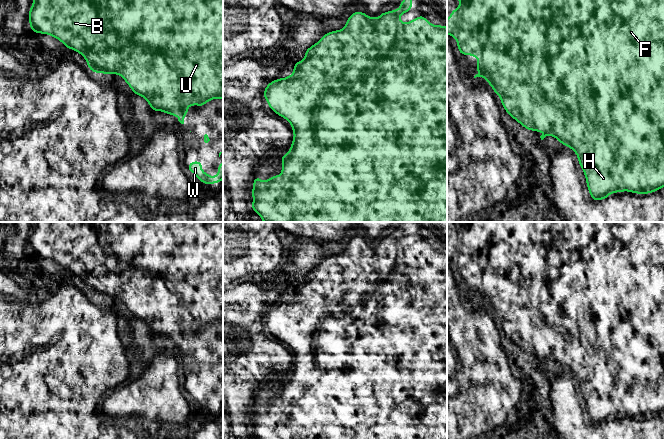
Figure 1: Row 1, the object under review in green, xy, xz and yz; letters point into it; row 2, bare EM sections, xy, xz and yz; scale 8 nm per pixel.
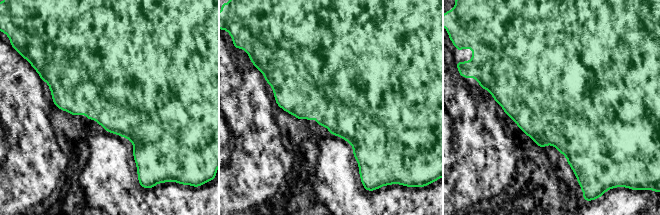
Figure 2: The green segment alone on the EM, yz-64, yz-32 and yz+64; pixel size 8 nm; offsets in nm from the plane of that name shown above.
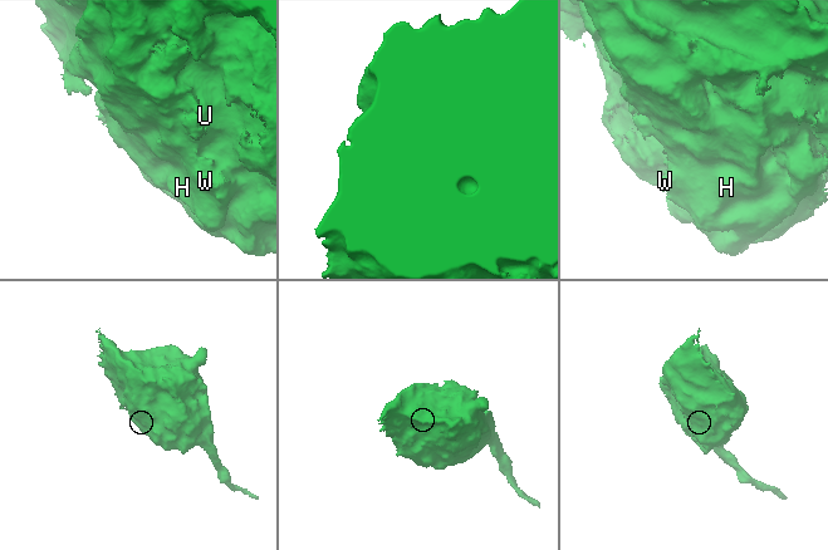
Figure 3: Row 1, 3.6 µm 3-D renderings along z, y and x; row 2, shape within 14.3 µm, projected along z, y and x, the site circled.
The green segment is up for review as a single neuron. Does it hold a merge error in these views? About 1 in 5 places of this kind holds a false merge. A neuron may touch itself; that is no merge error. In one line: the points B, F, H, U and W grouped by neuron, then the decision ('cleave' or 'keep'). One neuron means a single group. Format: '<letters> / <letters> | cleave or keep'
B F H U W | keep

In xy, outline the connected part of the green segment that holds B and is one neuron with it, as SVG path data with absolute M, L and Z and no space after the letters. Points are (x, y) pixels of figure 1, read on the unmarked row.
M34 222L28 242L32 256L53 260L67 273L78 276L94 297L120 299L133 317L149 327L152 335L177 340L181 348L190 329L205 330L210 324L223 323L223 222Z

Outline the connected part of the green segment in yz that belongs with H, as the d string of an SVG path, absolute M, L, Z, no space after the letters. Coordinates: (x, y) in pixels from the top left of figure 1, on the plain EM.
M457 222L459 231L451 234L447 243L447 258L454 261L461 279L475 280L478 283L476 293L479 295L476 301L484 301L493 315L500 321L505 335L524 352L533 356L544 356L540 362L546 360L555 361L562 369L572 373L578 380L586 408L592 424L607 423L610 418L617 416L632 416L636 418L649 418L664 412L664 222Z

